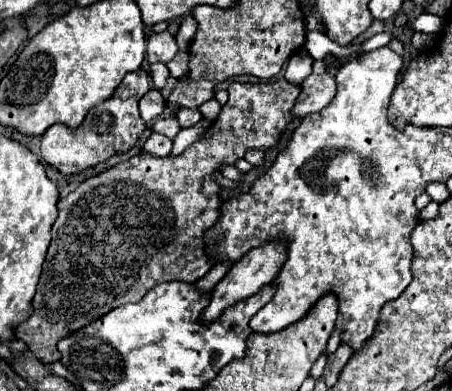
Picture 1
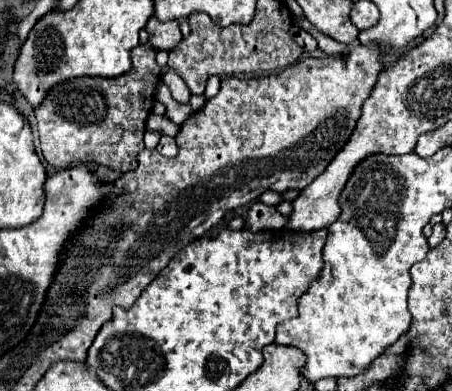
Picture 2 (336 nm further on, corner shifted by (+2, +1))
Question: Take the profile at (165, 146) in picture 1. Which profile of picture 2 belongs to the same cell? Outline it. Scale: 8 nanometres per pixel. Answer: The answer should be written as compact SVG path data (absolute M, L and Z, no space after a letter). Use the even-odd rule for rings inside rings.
M163 136L161 140L159 140L159 146L157 146L157 150L163 154L163 156L177 156L177 142L175 142L175 138L171 138L171 136Z

